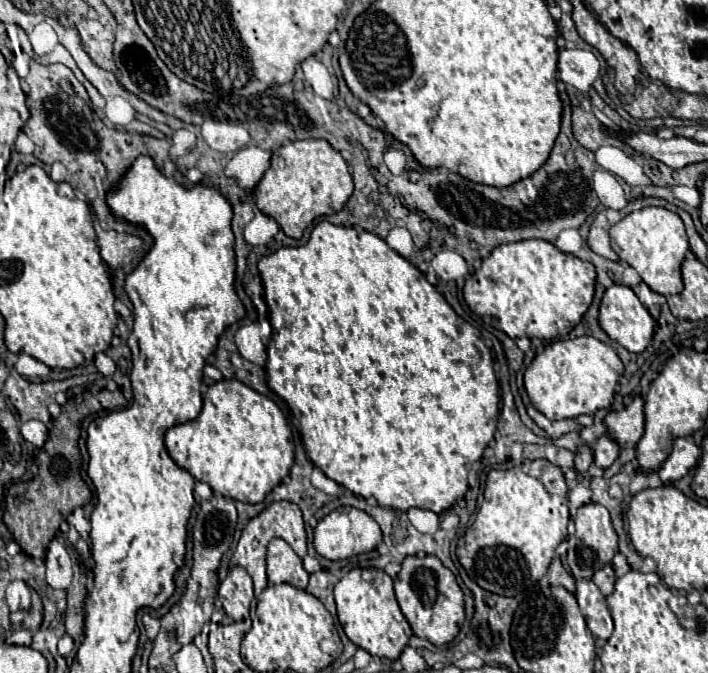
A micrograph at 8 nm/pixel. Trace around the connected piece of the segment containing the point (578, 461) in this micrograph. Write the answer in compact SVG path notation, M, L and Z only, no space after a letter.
M581 445L579 447L579 453L575 455L575 471L577 473L587 473L587 469L589 469L589 465L593 463L593 453L591 453L591 449L587 447L587 445Z

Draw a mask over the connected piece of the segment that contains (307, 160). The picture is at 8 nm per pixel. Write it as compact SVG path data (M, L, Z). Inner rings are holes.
M325 139L293 141L277 149L271 157L271 167L257 185L255 205L273 217L285 235L299 239L315 217L337 213L345 207L353 193L353 179L347 161Z

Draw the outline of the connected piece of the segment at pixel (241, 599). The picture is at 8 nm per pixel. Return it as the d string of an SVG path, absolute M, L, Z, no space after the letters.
M233 567L229 575L221 581L218 588L218 599L223 609L235 621L247 621L250 617L251 601L253 601L253 581L243 567Z

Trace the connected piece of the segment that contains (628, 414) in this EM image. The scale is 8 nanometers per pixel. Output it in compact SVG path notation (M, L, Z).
M635 397L625 409L609 411L603 419L607 435L619 443L637 443L645 429L645 415L643 415L643 399Z

